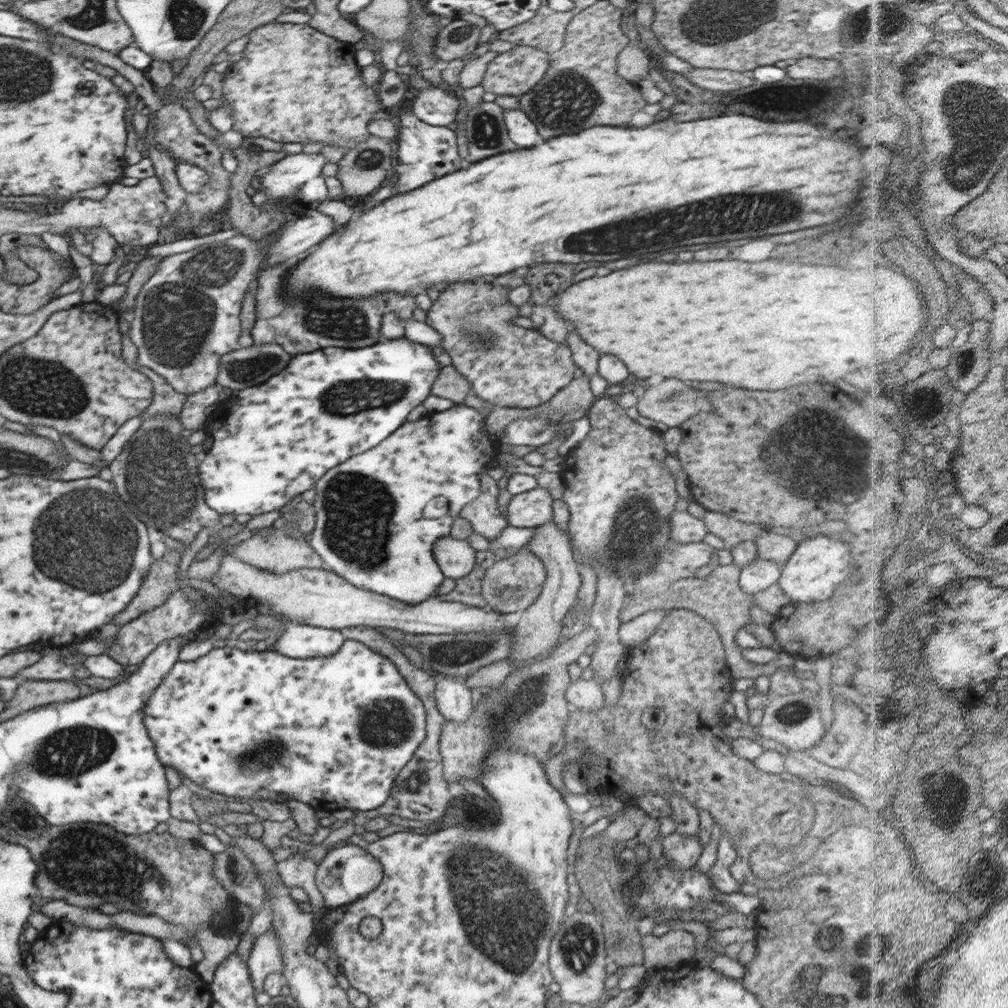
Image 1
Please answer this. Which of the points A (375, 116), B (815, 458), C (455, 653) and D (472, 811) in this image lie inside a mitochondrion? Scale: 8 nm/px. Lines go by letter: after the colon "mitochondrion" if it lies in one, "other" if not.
A: other
B: mitochondrion
C: mitochondrion
D: mitochondrion

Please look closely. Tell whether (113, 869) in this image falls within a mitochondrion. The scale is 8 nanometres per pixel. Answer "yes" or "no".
yes

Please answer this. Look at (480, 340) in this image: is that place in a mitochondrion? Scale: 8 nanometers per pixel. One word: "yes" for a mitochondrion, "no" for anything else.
yes

